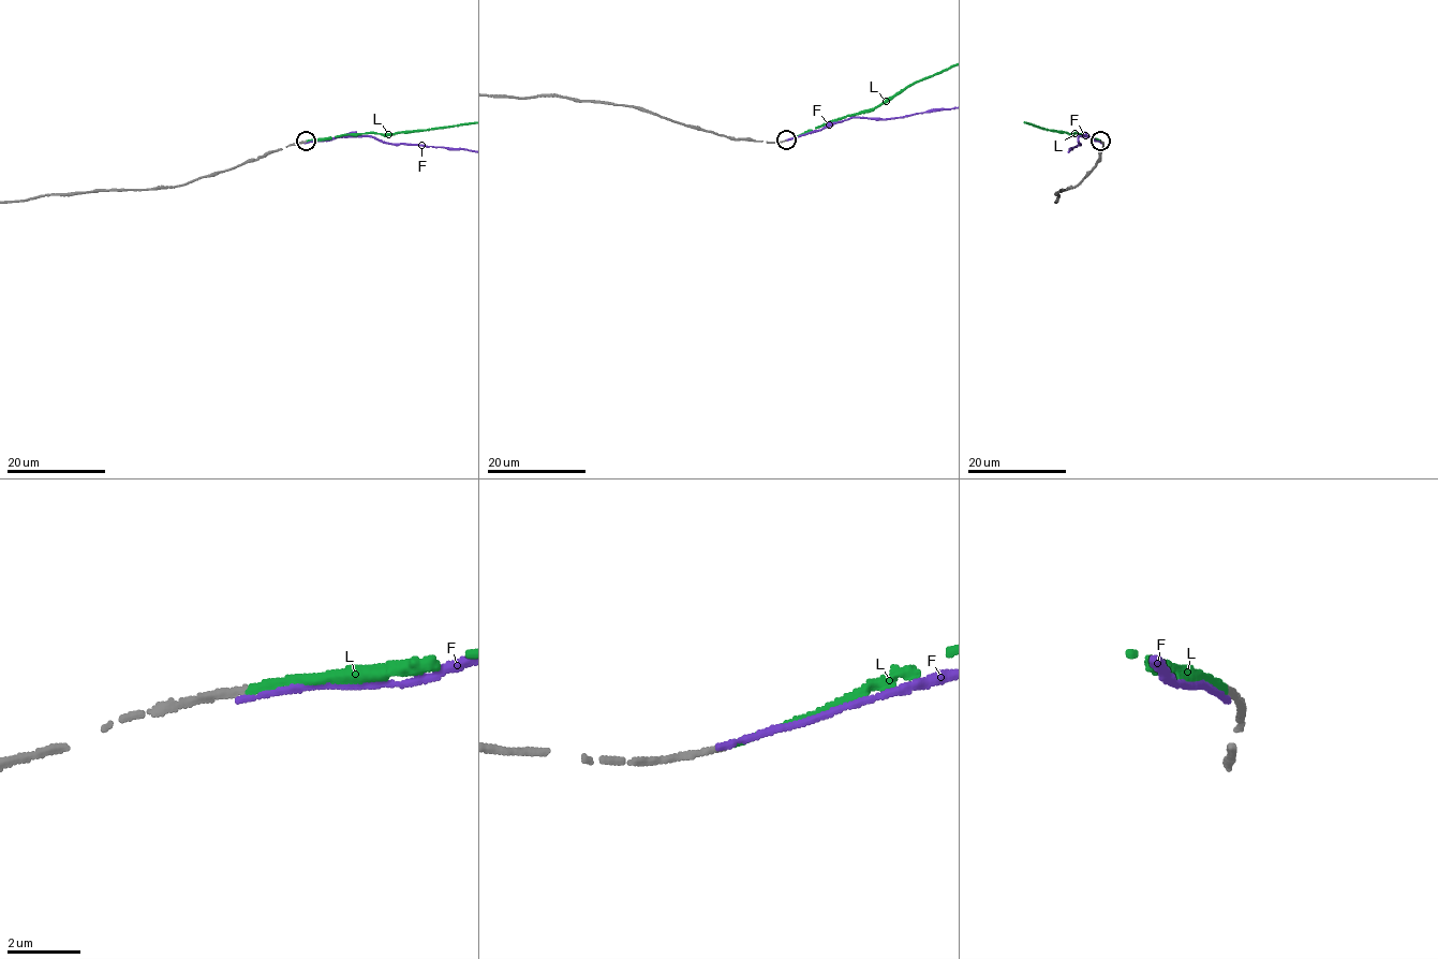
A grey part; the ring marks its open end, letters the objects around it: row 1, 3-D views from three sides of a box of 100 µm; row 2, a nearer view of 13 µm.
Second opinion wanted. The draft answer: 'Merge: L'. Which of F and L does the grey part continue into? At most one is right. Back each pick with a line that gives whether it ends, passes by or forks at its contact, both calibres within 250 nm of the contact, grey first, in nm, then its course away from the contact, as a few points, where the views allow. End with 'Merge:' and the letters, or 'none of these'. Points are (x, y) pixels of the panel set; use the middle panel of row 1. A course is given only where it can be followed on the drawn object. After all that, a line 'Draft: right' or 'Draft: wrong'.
L: it ends there; 180 nm thick on the grey side, 180 nm on the other
Merge: L
Draft: right

